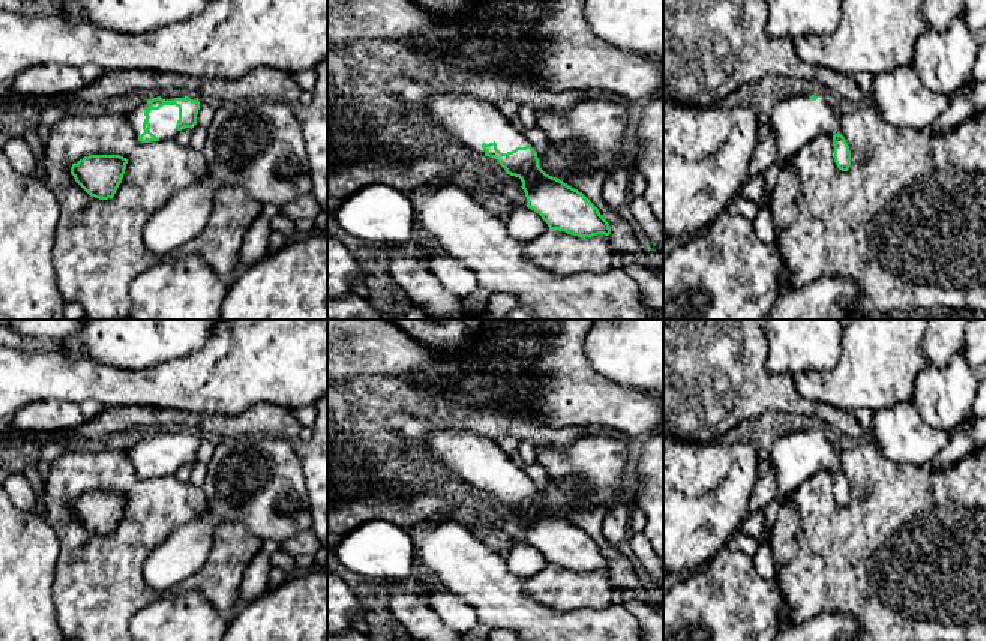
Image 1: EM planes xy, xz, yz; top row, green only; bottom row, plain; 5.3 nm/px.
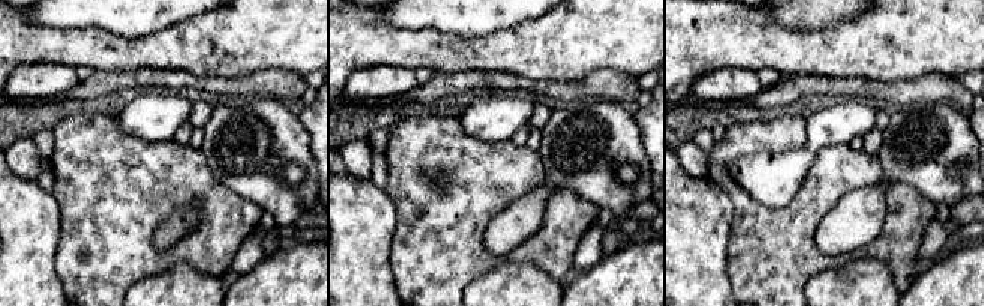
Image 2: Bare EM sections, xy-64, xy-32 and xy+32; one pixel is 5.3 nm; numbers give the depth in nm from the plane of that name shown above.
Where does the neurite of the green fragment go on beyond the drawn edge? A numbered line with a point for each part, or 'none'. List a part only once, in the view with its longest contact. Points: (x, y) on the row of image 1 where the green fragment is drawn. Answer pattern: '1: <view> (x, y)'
1: xy (162, 122)

